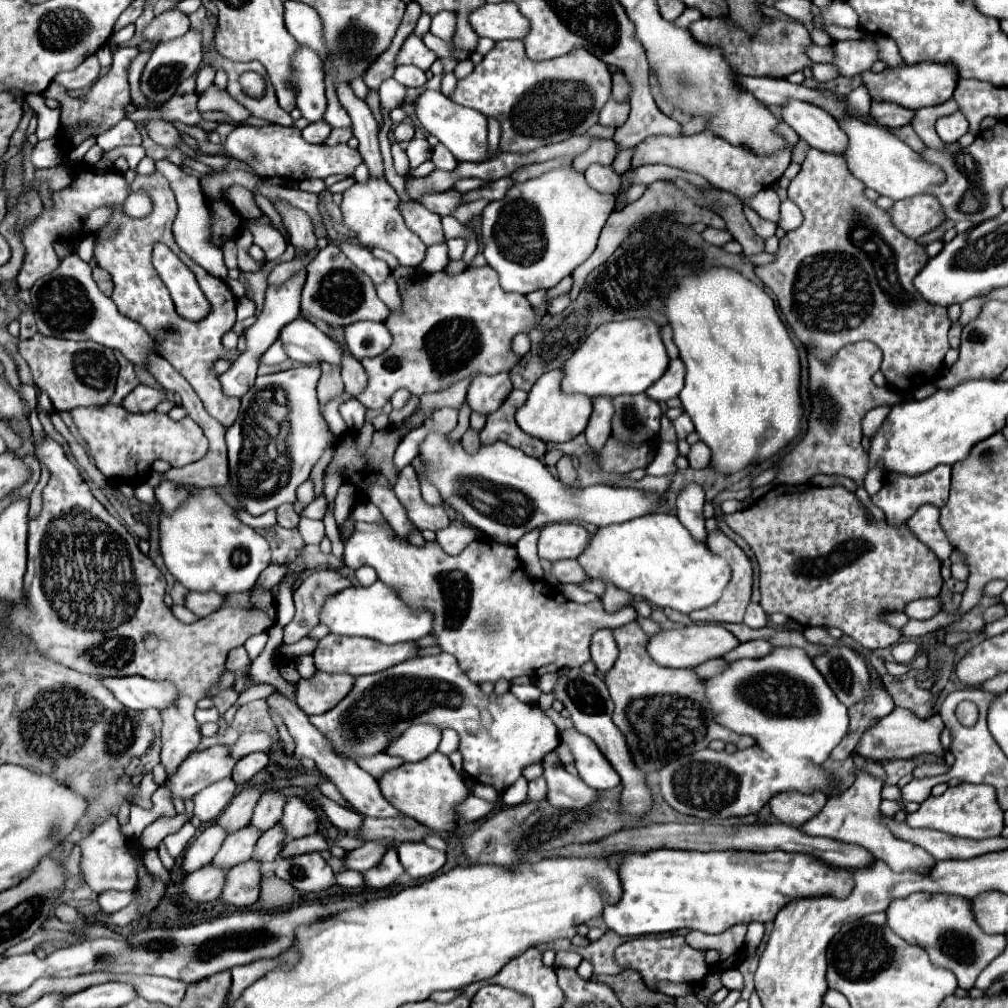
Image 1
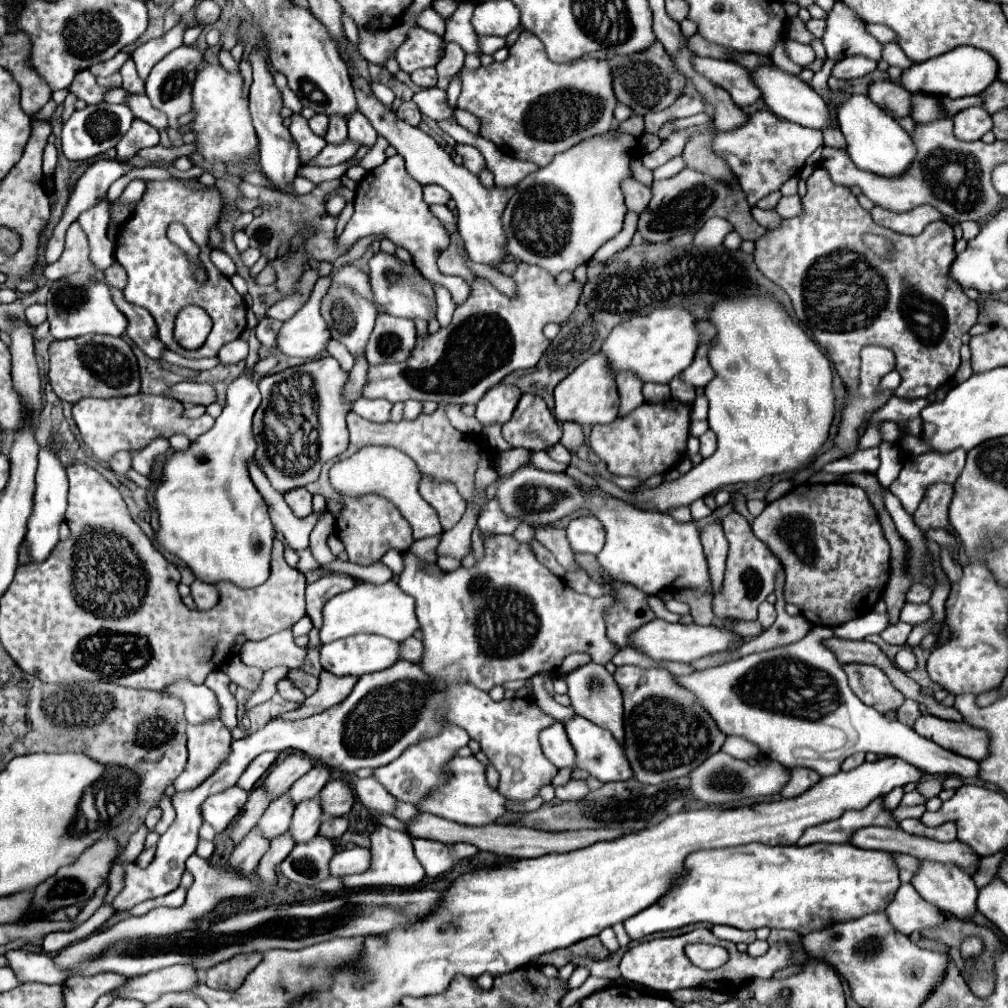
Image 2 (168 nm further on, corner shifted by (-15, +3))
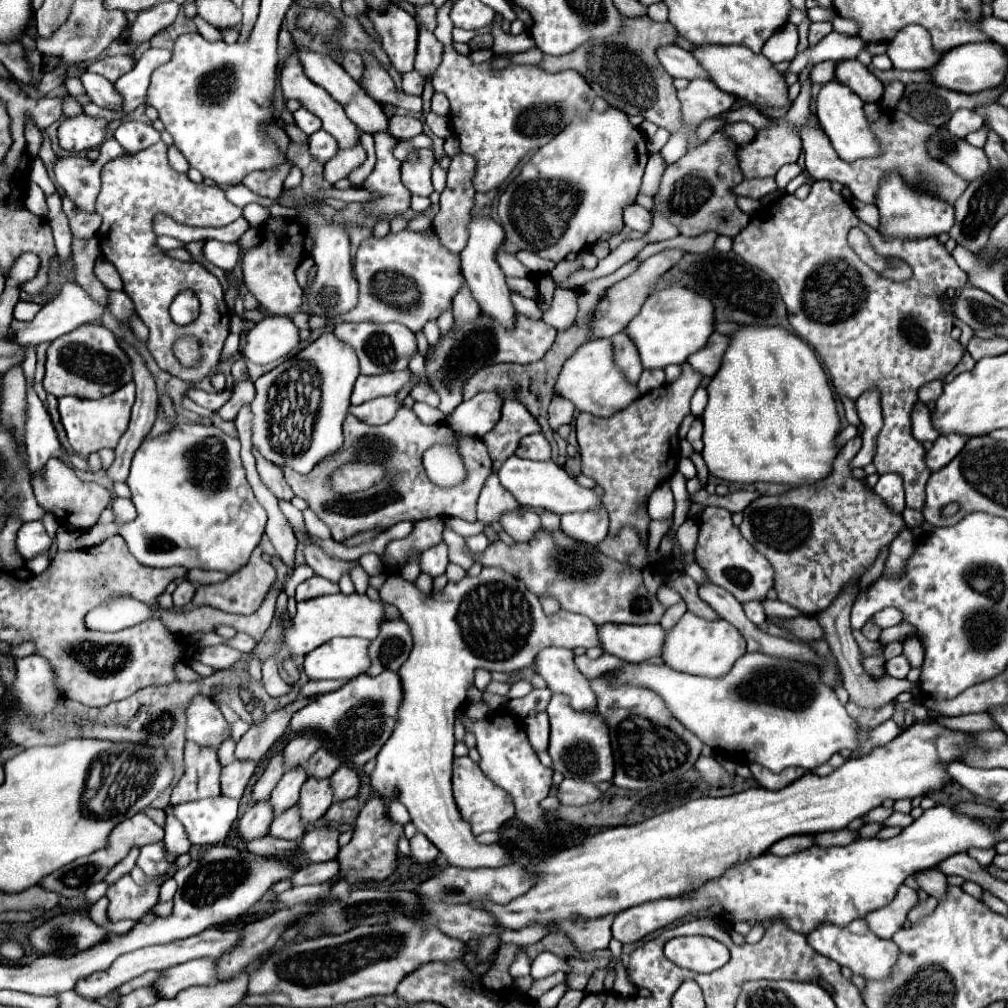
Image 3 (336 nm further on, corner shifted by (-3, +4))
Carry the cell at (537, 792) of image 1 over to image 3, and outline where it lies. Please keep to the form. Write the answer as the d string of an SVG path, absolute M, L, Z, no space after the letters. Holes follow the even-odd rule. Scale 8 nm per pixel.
M564 779L558 787L558 801L562 805L584 805L584 803L592 803L594 799L598 799L602 793L598 791L596 785L592 783L584 783L580 779Z

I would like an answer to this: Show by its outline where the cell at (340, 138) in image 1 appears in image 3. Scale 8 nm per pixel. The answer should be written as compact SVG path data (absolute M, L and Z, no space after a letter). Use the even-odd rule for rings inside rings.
M286 161L272 171L254 171L248 177L244 177L242 183L260 197L278 199L280 193L282 193L282 181L286 179L286 175L290 173L292 167L294 167L294 163Z

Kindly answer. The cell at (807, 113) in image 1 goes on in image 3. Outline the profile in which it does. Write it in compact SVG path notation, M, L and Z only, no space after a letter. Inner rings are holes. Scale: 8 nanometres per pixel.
M700 45L692 55L700 61L700 65L704 65L710 79L722 91L732 93L756 107L790 107L788 83L764 55L756 55L742 45Z

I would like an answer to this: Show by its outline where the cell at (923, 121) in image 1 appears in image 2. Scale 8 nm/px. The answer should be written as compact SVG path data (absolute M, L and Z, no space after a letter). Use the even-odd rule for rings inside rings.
M912 94L912 112L910 116L920 122L920 124L926 124L926 122L932 122L932 120L938 120L944 116L940 104L930 96L930 94Z

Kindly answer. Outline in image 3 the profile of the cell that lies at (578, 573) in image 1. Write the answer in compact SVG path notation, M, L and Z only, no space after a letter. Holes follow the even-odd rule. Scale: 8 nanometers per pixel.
M520 507L512 513L502 515L500 523L502 523L504 531L518 543L532 541L538 535L538 531L542 529L540 515L532 509L526 509L526 507Z

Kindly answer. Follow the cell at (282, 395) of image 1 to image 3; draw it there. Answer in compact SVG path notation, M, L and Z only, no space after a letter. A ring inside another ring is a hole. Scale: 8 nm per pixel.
M324 333L318 337L312 345L302 349L296 357L286 359L272 371L264 373L254 381L256 387L256 397L250 403L252 409L252 445L260 451L260 455L280 469L290 467L296 473L308 473L312 467L336 453L342 443L342 421L348 415L350 409L350 393L354 387L356 377L360 375L358 363L356 363L356 353L348 347L348 343L340 341L334 333Z

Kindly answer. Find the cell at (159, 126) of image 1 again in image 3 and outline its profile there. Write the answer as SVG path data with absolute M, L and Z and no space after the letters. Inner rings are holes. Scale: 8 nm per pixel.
M84 71L80 75L80 81L82 81L88 97L92 99L92 103L96 103L98 107L104 107L104 109L112 109L112 111L122 109L122 95L116 93L114 85L108 79L104 79L102 75Z

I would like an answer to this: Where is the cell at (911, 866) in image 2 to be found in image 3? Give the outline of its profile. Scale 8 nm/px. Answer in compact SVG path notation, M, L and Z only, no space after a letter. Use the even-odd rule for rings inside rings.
M926 869L926 871L918 871L914 877L916 877L918 887L920 887L922 891L926 891L928 895L932 895L932 897L936 897L936 899L942 899L942 897L944 897L946 877L944 877L940 871Z

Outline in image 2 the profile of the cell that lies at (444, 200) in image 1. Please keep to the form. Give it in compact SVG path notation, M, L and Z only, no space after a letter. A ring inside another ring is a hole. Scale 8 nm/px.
M426 184L424 188L424 202L426 204L446 204L450 200L448 192L444 188L440 188L438 184Z

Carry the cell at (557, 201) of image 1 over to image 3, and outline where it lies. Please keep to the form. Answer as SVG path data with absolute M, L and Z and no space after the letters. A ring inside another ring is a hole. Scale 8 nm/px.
M610 107L604 113L590 111L588 119L574 119L556 139L540 147L500 195L498 217L504 239L522 251L532 251L542 259L560 263L568 253L592 247L602 235L618 235L624 227L622 209L638 195L644 167L648 161L646 137L632 127L622 111Z

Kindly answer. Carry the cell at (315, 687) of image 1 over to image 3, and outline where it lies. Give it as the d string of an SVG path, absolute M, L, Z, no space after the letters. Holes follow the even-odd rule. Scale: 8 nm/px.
M300 697L294 703L272 711L270 715L266 715L266 719L260 725L252 725L242 739L236 745L236 757L238 759L256 759L260 761L260 757L272 747L272 743L284 733L284 729L288 727L292 715L296 711L300 711L302 707L306 707L308 703L312 703L316 697Z

